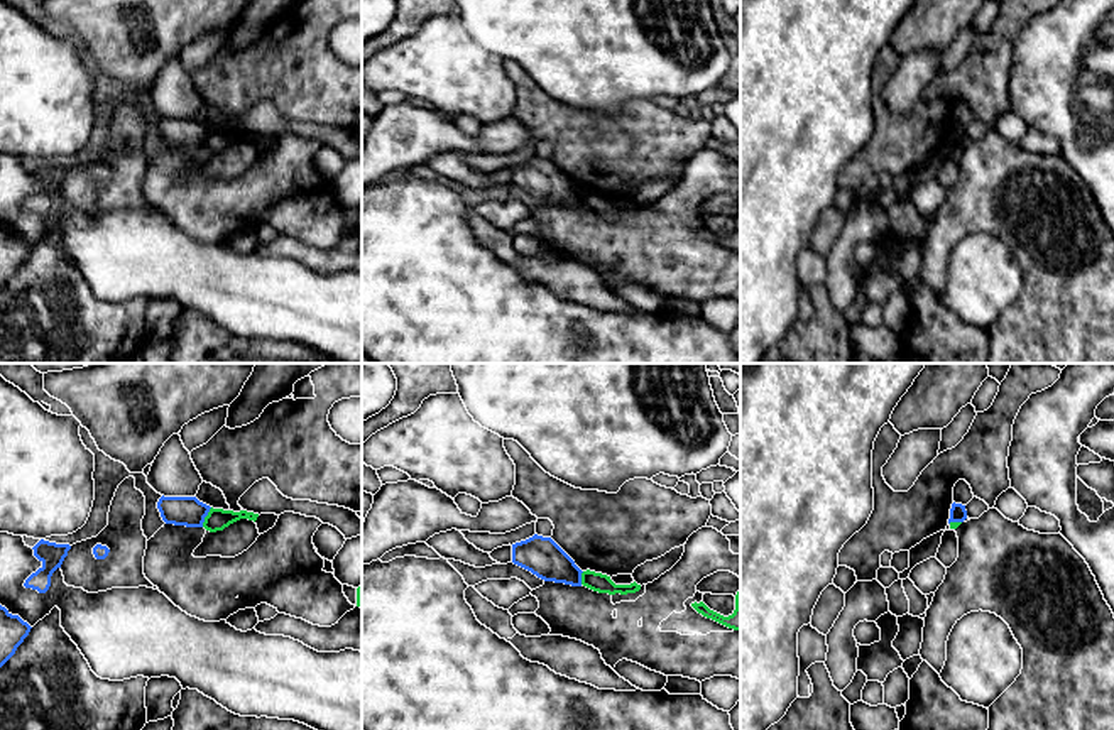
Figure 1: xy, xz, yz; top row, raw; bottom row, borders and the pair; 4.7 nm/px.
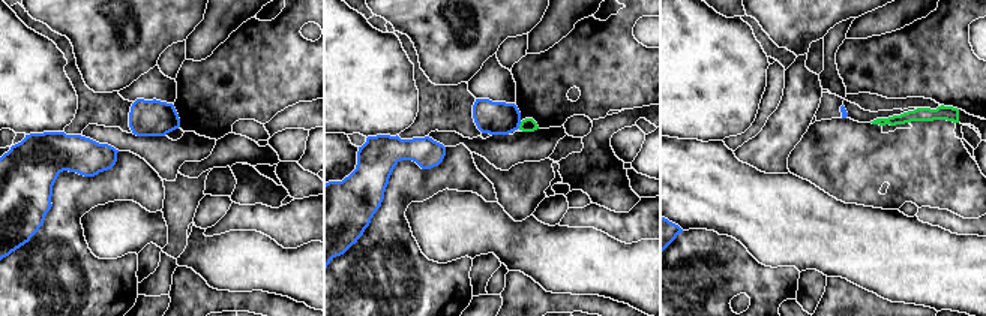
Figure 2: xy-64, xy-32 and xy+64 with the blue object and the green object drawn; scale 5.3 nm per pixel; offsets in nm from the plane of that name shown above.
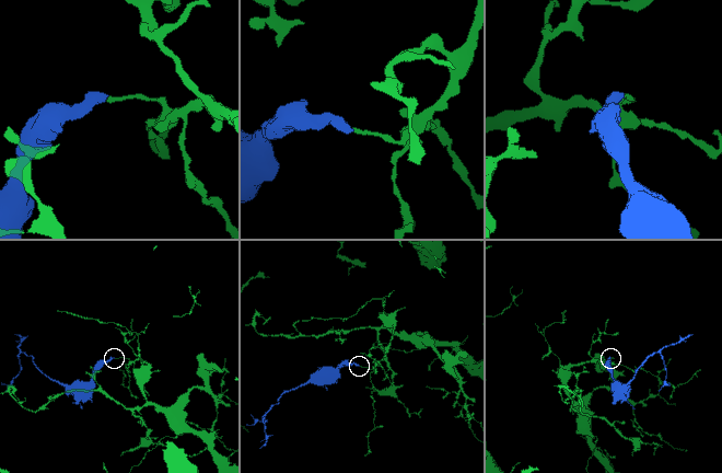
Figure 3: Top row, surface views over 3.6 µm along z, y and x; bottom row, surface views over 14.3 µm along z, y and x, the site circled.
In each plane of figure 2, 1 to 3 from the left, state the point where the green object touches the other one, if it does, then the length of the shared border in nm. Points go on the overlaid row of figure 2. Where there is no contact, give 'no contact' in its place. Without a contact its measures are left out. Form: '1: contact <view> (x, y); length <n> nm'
1: no contact
2: contact xy-32 (520, 123); length 40 nm
3: no contact

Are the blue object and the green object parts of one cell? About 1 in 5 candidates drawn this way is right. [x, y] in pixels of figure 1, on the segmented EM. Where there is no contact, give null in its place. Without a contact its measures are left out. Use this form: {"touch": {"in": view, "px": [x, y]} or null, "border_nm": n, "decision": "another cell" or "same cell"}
{"touch": {"in": "xy", "px": [205, 516]}, "border_nm": 110, "decision": "another cell"}

